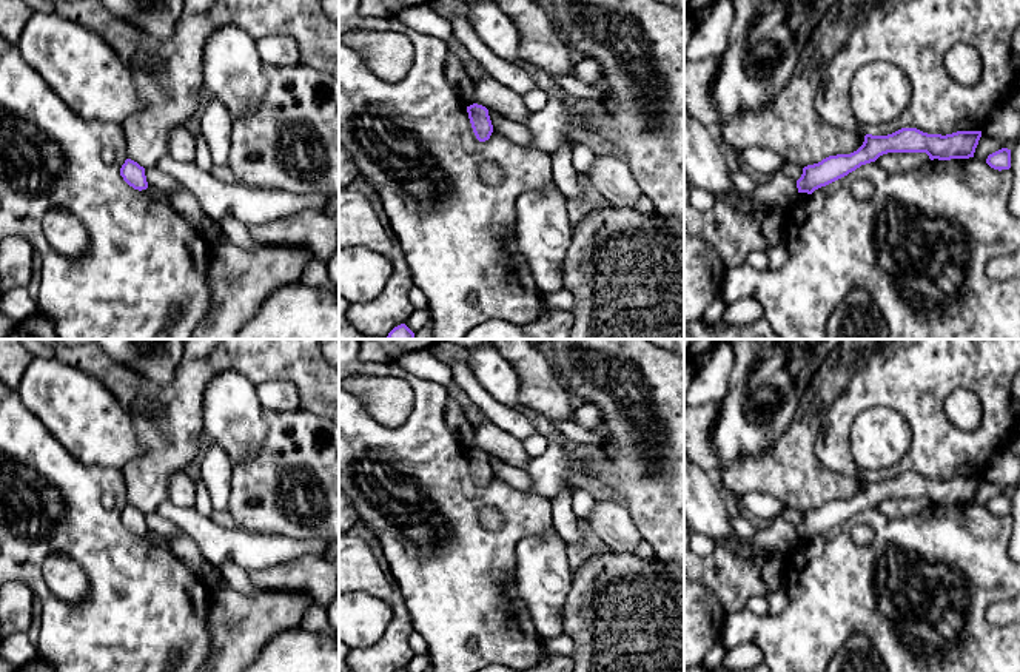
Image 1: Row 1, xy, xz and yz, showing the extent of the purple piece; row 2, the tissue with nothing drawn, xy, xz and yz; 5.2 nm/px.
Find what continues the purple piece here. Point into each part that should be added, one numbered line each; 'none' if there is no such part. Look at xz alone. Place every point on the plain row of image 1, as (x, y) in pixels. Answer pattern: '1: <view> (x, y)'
none

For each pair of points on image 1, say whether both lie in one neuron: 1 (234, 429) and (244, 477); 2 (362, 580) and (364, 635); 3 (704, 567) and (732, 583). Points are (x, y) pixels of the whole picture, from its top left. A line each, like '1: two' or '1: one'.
1: two
2: two
3: one

